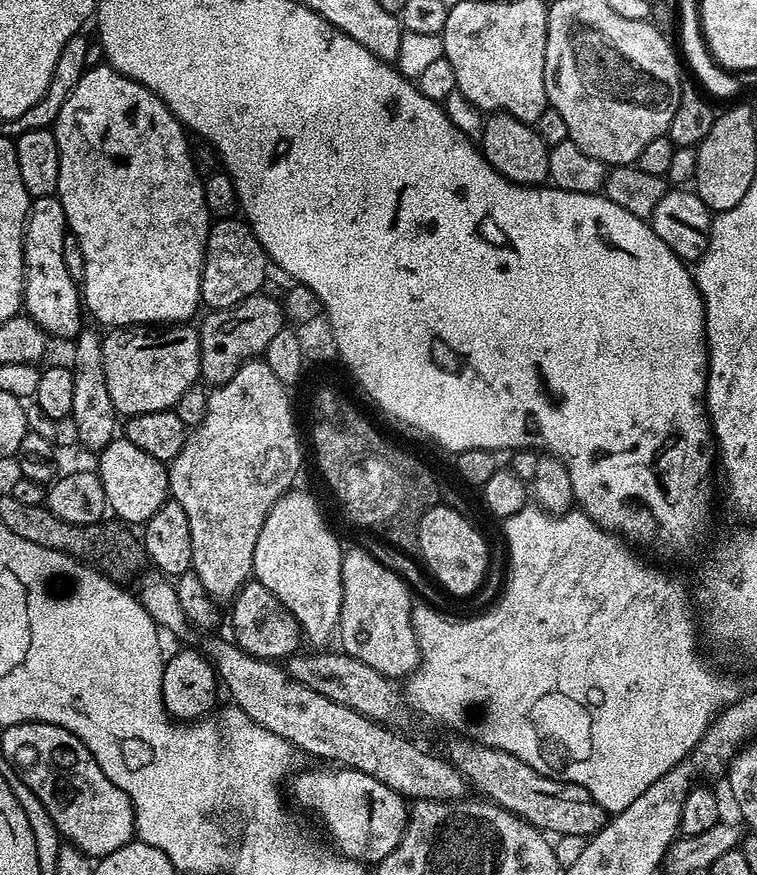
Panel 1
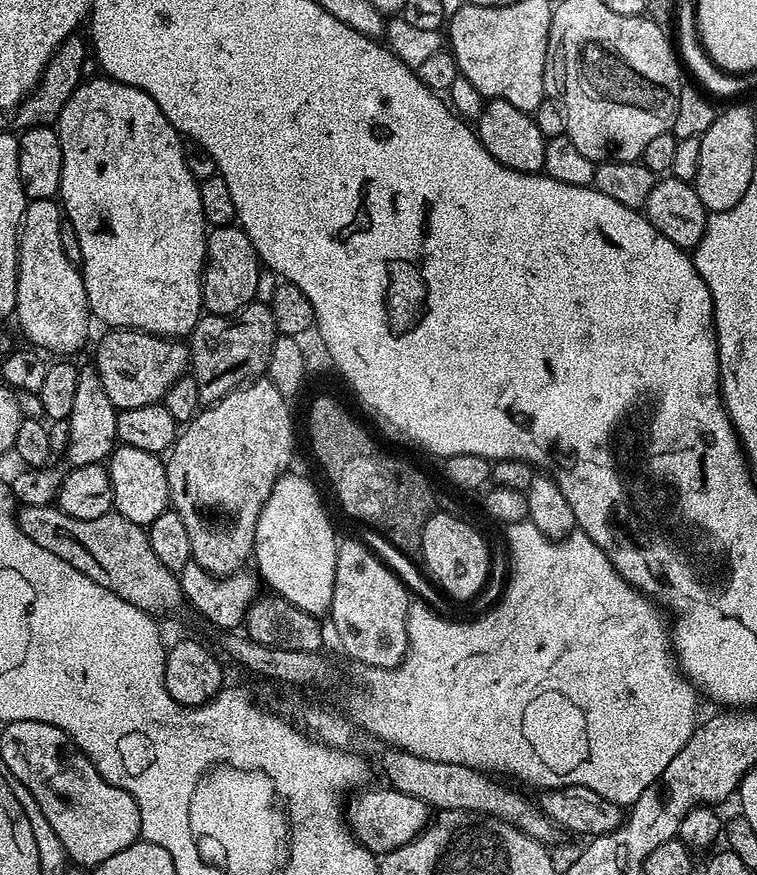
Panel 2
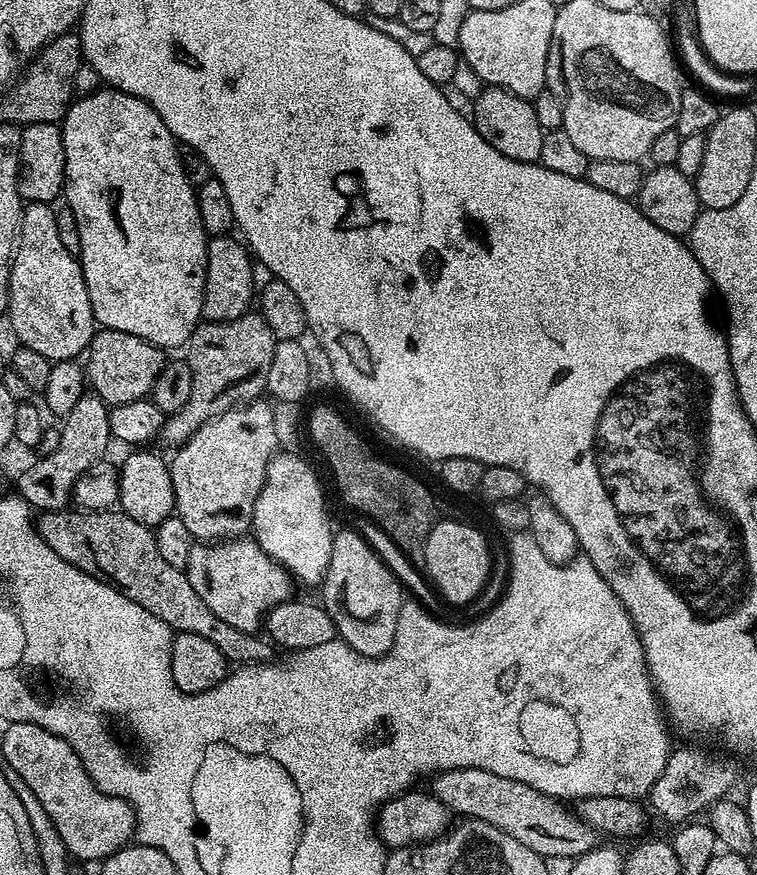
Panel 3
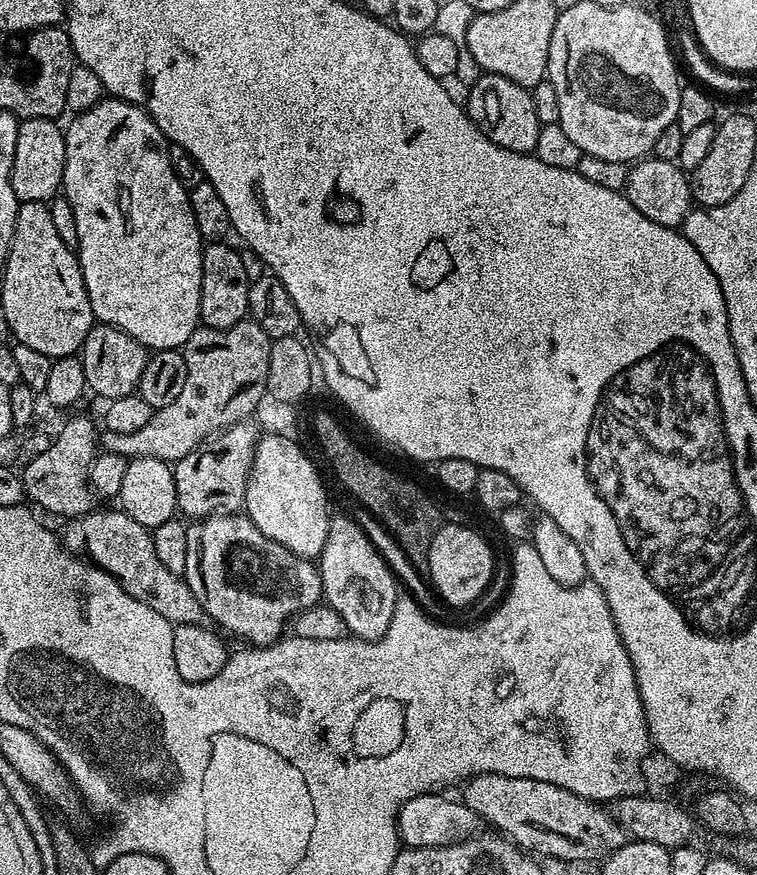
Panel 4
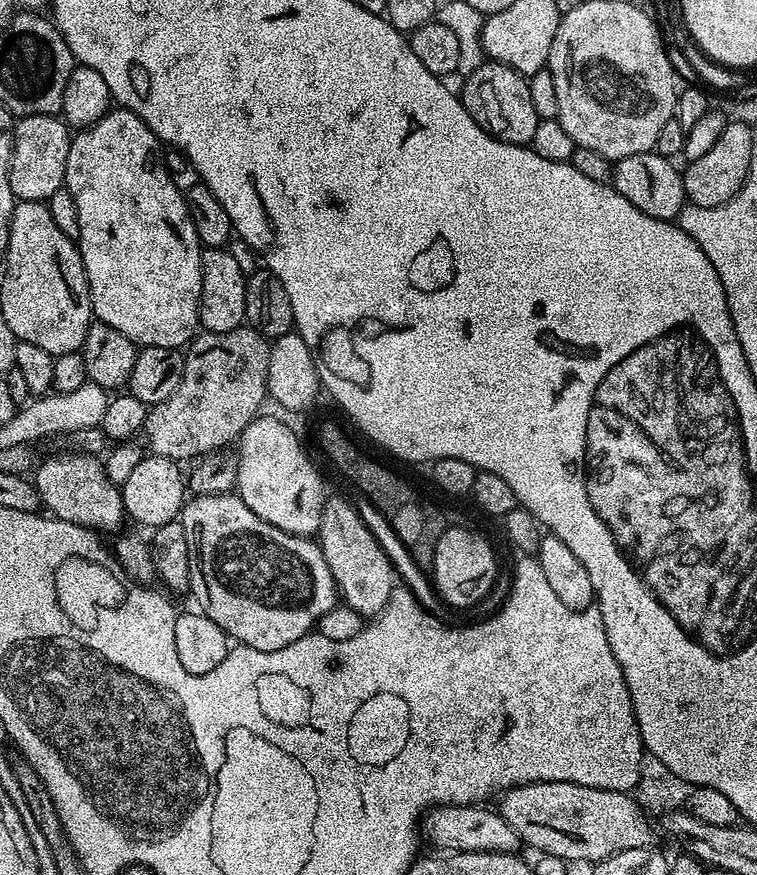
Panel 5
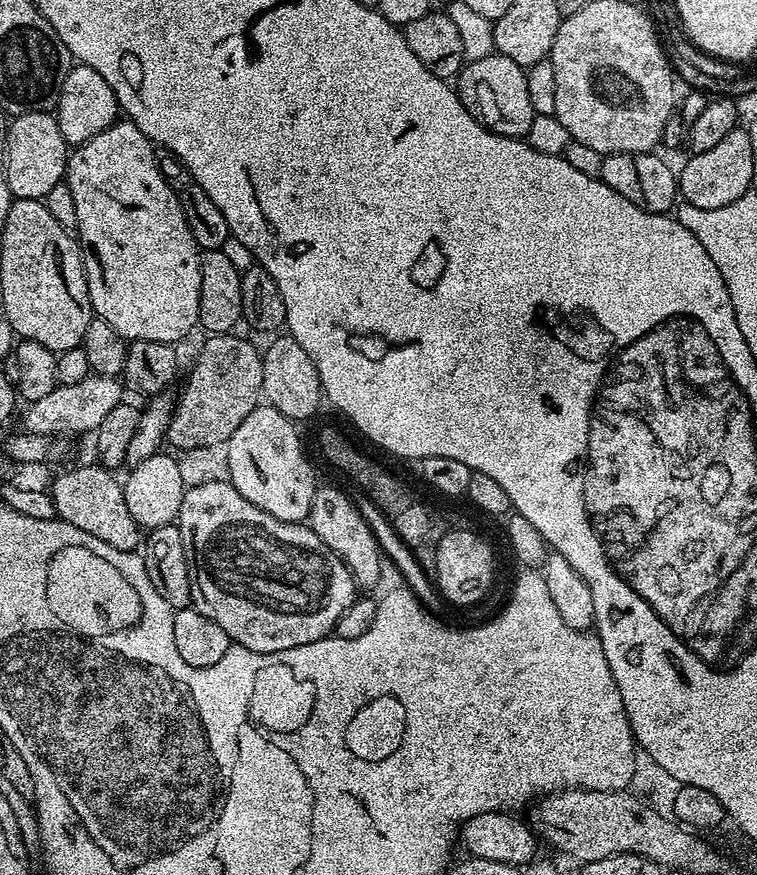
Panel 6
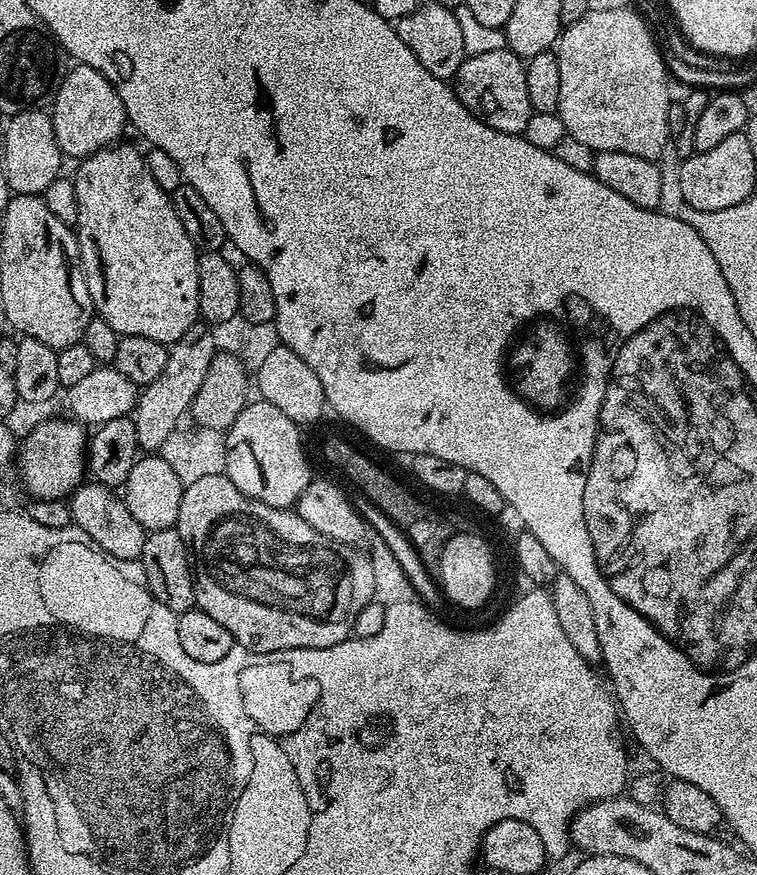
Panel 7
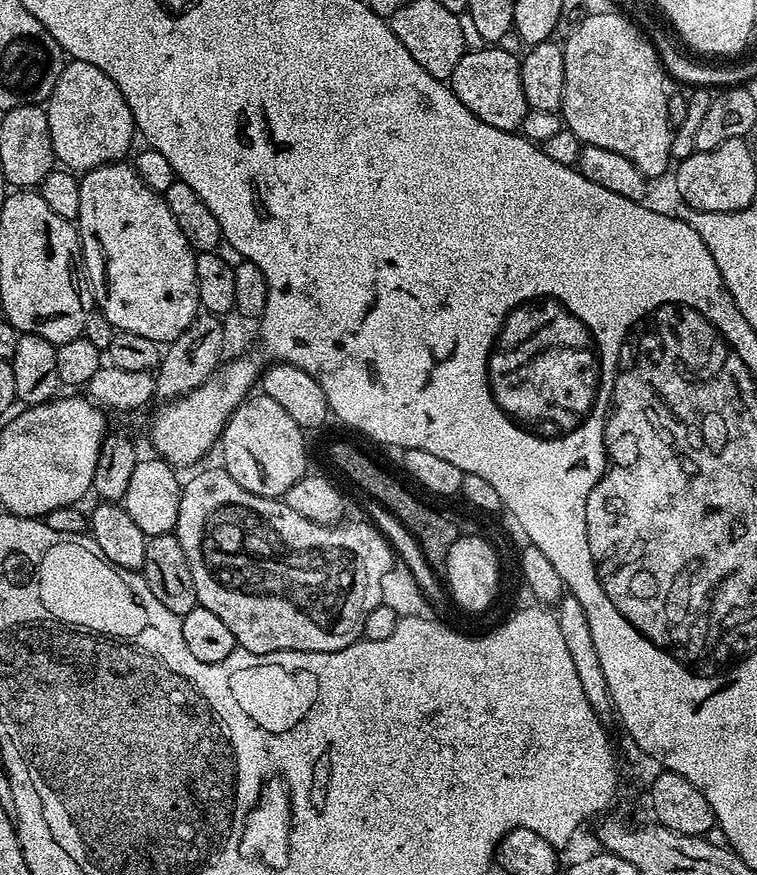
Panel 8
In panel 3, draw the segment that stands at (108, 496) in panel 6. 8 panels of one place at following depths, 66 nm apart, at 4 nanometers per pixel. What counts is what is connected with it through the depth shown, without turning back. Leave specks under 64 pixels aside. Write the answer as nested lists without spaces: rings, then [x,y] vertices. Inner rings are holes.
[[[86,394],[78,398],[74,410],[63,417],[60,428],[61,441],[53,453],[41,455],[39,460],[27,470],[18,480],[18,495],[29,506],[40,512],[58,512],[69,507],[72,499],[72,487],[82,473],[93,462],[101,459],[108,448],[108,440],[112,436],[108,414],[110,408],[102,397],[95,394]]]

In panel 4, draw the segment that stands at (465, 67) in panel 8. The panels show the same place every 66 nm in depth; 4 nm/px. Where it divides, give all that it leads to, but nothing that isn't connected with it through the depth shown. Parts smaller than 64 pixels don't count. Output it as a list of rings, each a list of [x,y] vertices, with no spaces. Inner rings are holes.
[[[493,72],[480,75],[467,89],[466,111],[472,120],[498,146],[515,152],[535,153],[538,142],[540,119],[534,114],[534,98],[529,89],[518,86],[518,82],[510,82],[510,78],[502,78]]]

